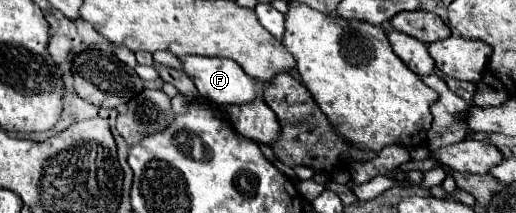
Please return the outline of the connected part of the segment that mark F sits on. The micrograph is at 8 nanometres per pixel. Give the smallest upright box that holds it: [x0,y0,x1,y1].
[182,57,266,105]

